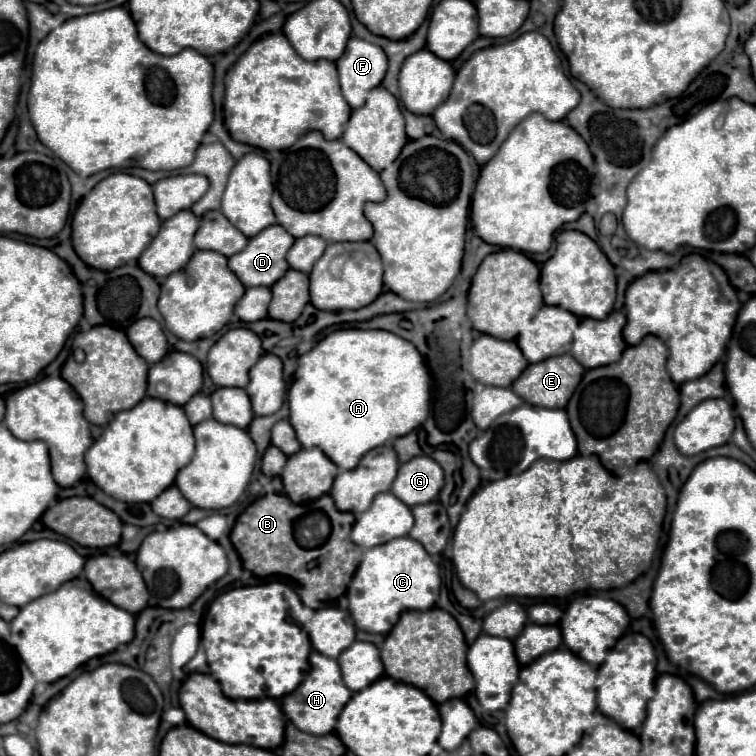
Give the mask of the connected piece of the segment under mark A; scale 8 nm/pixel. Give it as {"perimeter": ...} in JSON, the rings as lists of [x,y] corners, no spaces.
{"perimeter":[[[338,329],[318,341],[308,353],[298,359],[294,379],[288,387],[290,425],[302,447],[318,447],[334,461],[342,471],[356,469],[358,461],[380,445],[386,445],[398,437],[418,429],[430,413],[430,373],[424,365],[418,349],[382,329]]]}

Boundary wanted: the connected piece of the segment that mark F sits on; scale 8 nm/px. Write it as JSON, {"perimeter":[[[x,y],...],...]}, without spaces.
{"perimeter":[[[350,37],[344,55],[336,61],[340,75],[340,89],[352,109],[364,105],[370,89],[378,87],[386,75],[386,53],[364,39]]]}

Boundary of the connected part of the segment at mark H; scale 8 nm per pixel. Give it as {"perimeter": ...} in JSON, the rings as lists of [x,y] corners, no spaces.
{"perimeter":[[[312,653],[310,655],[310,673],[306,675],[304,683],[294,693],[290,693],[282,699],[282,711],[304,733],[328,735],[334,731],[338,713],[342,711],[342,705],[346,705],[346,701],[352,695],[354,695],[354,691],[346,689],[346,685],[342,681],[338,661],[330,659],[322,653]]]}

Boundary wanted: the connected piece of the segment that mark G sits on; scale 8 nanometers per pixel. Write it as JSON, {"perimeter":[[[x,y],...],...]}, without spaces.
{"perimeter":[[[414,457],[400,465],[398,477],[392,485],[392,495],[396,495],[408,507],[430,503],[438,497],[444,485],[444,471],[432,457]]]}

